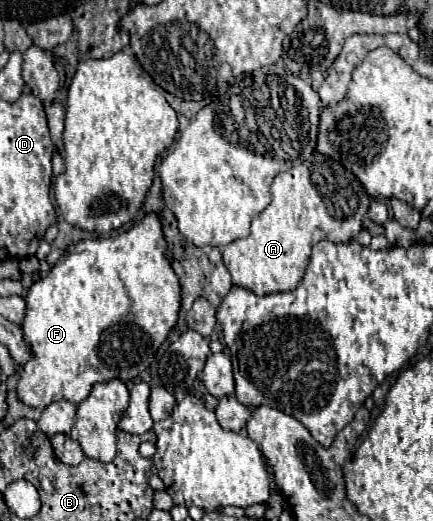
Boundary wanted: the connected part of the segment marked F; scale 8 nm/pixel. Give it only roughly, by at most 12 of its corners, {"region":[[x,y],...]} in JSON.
{"region":[[155,212],[27,294],[17,396],[139,376],[181,310]]}

